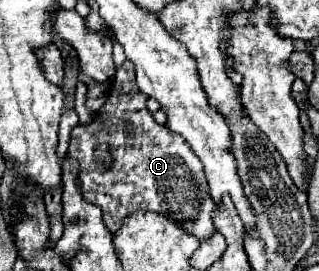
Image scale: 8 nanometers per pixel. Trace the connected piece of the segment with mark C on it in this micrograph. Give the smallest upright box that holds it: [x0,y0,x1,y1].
[68,59,216,241]

